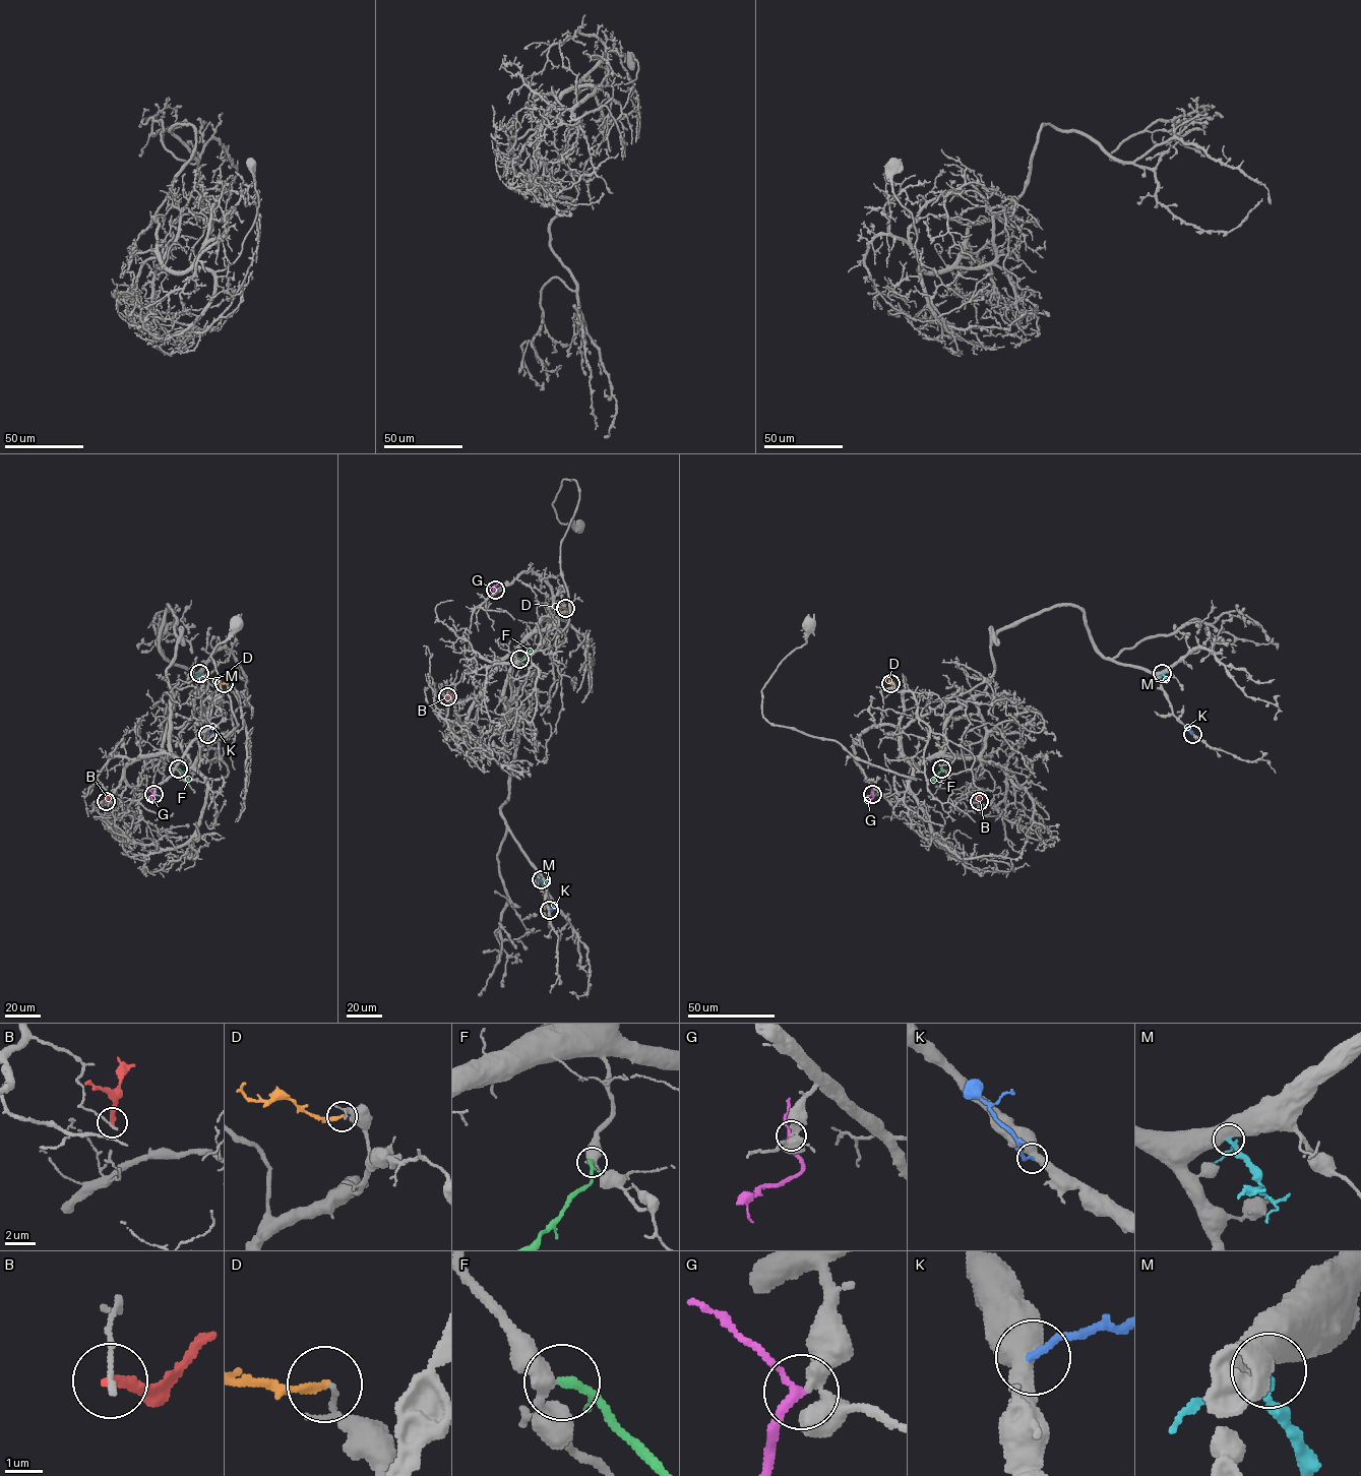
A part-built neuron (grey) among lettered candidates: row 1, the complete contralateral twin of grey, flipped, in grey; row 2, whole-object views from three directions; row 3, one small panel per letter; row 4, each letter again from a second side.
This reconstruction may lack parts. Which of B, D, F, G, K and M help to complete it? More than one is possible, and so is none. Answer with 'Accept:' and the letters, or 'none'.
Accept: F, G

